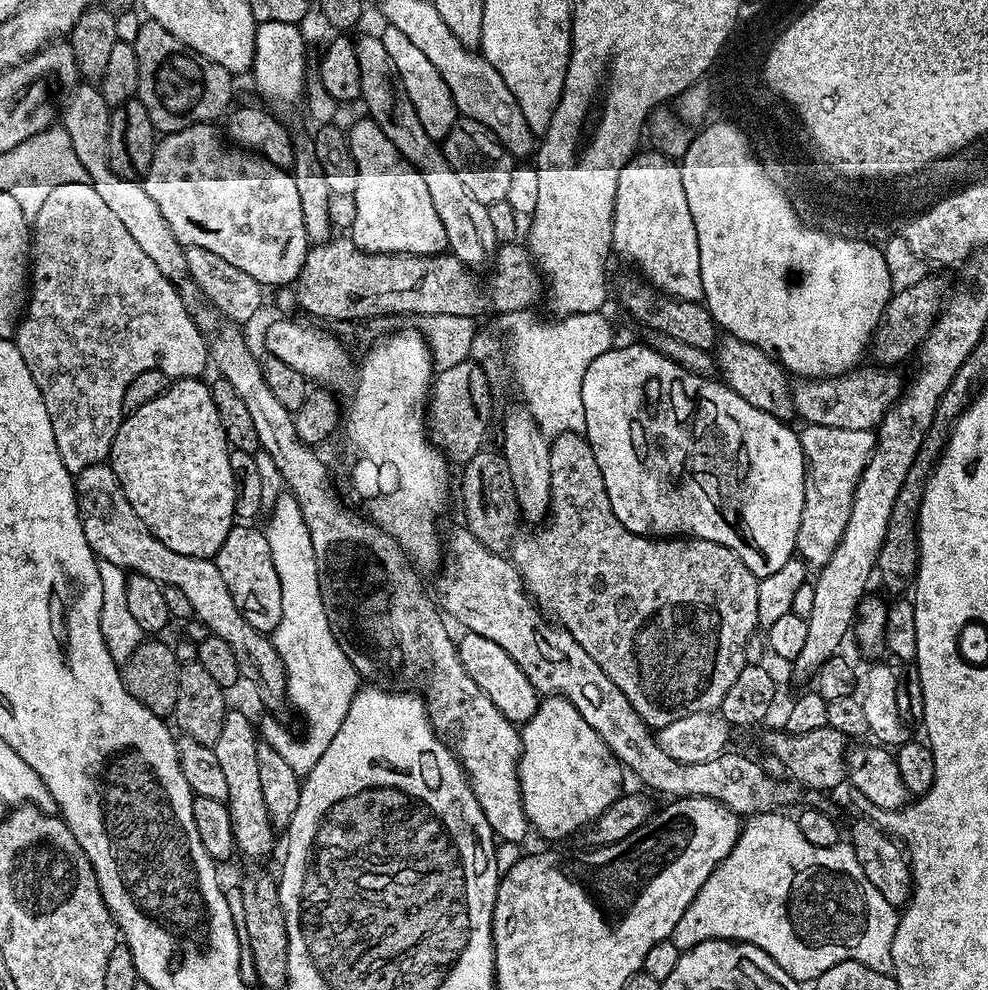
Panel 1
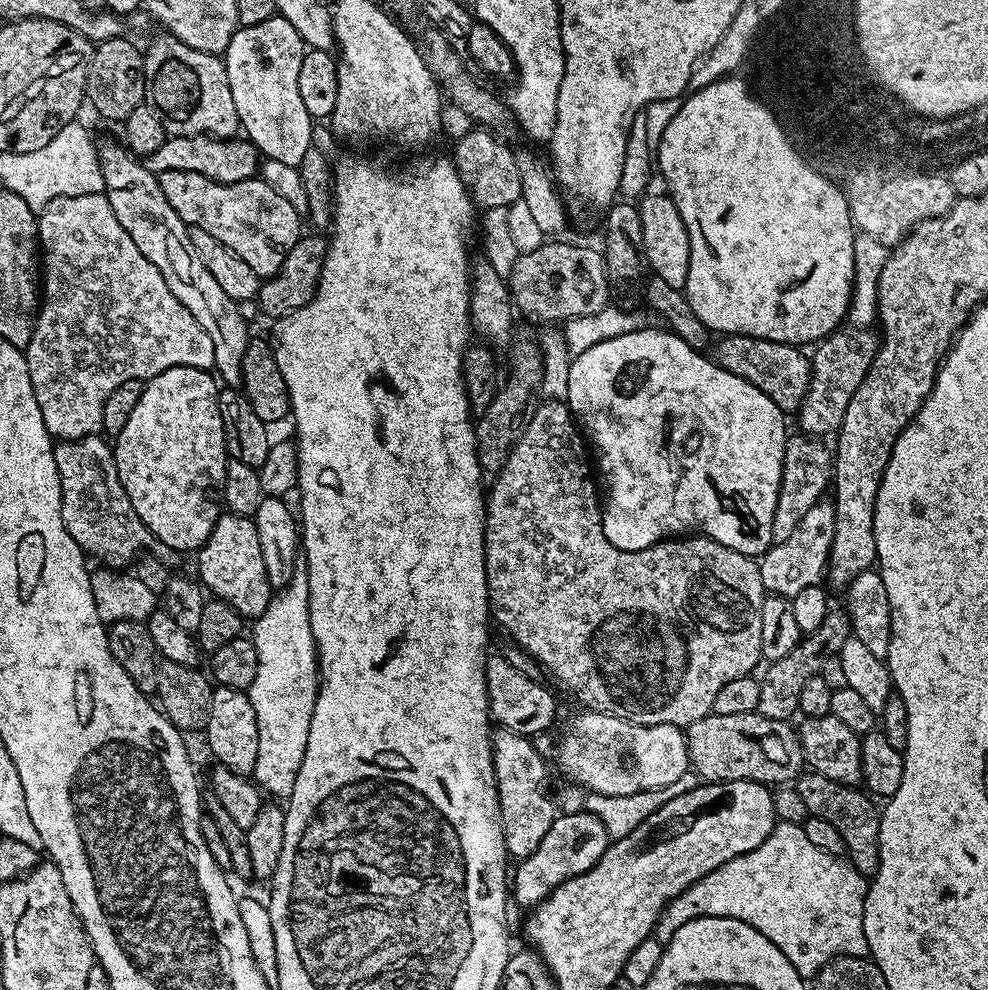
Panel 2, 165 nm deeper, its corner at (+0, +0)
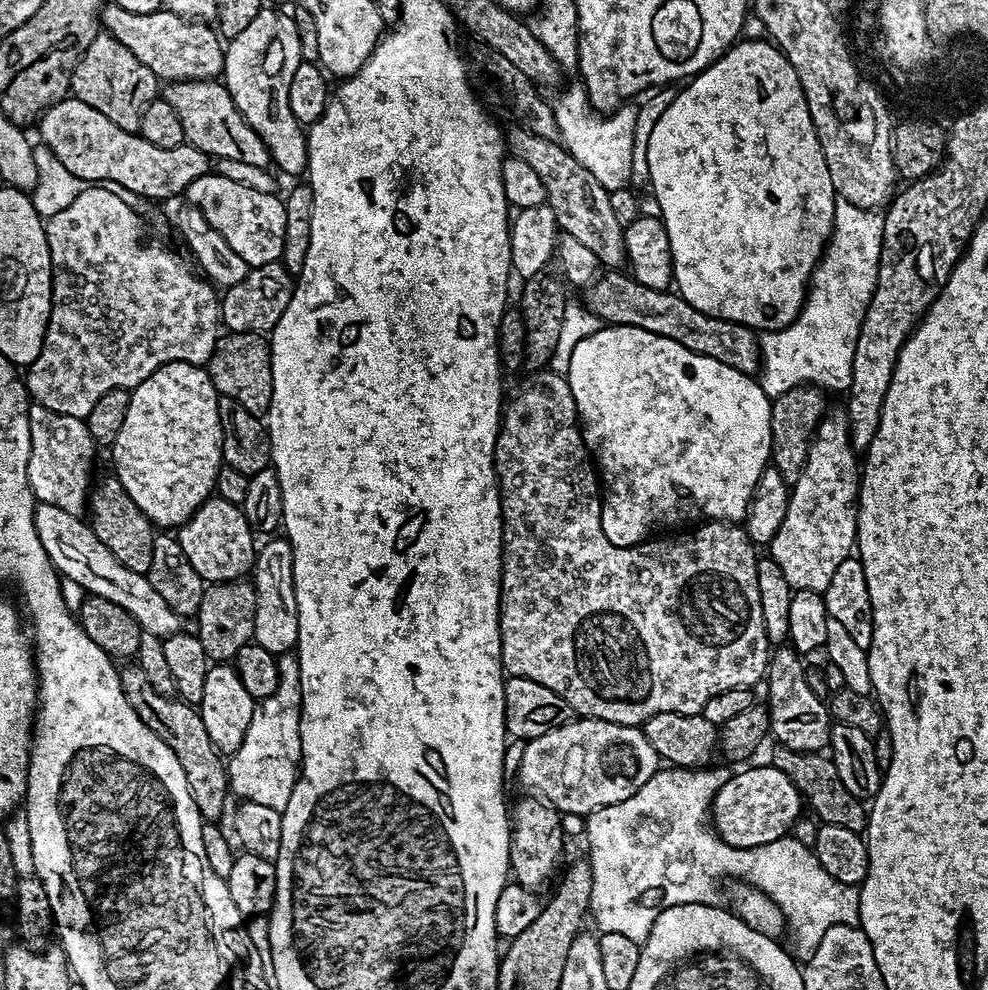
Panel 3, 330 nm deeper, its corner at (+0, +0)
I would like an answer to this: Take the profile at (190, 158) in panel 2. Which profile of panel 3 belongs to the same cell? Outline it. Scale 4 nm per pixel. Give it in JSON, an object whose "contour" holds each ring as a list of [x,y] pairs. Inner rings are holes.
{"contour":[[[75,98],[59,100],[41,112],[39,124],[39,143],[50,149],[54,158],[58,158],[58,162],[62,162],[62,166],[66,166],[74,178],[85,182],[103,182],[125,193],[145,196],[148,200],[163,202],[187,193],[194,178],[202,178],[210,172],[210,157],[193,144],[185,142],[170,146],[170,150],[154,146],[146,142],[139,132],[114,126],[114,122],[94,110],[94,106],[86,106],[86,102]]]}

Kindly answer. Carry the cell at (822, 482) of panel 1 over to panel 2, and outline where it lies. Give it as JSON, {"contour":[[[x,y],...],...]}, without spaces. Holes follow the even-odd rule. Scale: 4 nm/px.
{"contour":[[[803,434],[789,435],[784,445],[784,465],[782,466],[782,482],[778,490],[778,506],[774,510],[774,541],[781,544],[798,530],[798,522],[802,522],[810,506],[814,506],[816,501],[821,499],[829,491],[830,481],[834,475],[834,456],[827,443],[819,439],[805,436]]]}

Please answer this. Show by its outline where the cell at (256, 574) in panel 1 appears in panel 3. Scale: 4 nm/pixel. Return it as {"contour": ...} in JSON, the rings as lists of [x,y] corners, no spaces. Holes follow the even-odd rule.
{"contour":[[[210,498],[198,506],[187,522],[180,525],[178,539],[182,550],[186,550],[186,558],[190,558],[190,566],[194,566],[194,570],[198,570],[206,582],[221,584],[227,580],[245,579],[256,563],[258,544],[252,541],[254,533],[239,504]]]}

